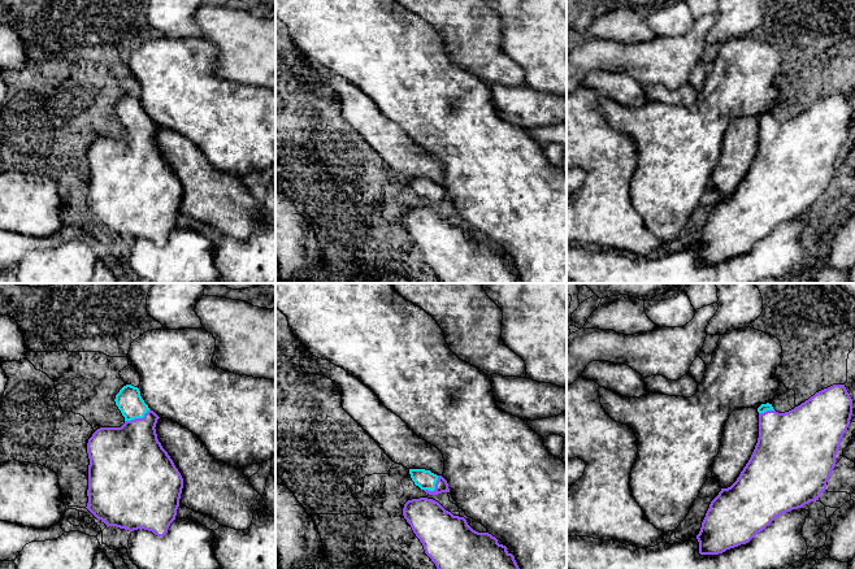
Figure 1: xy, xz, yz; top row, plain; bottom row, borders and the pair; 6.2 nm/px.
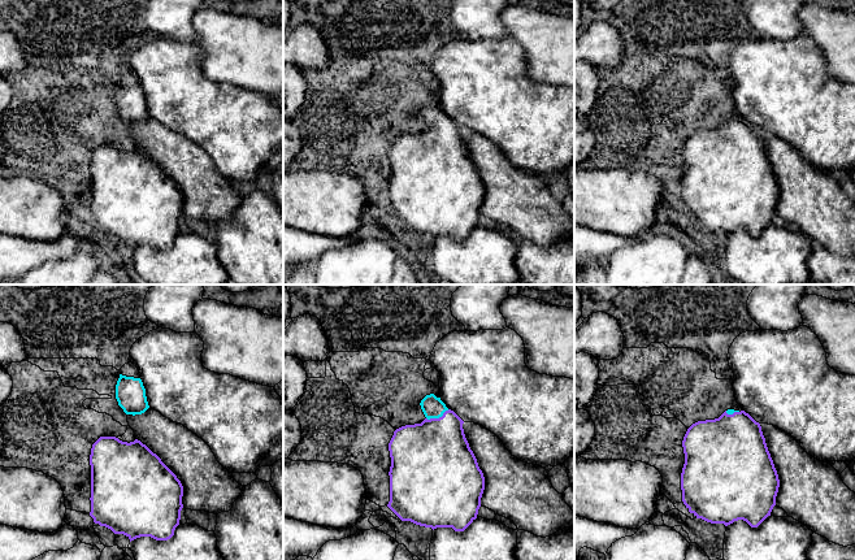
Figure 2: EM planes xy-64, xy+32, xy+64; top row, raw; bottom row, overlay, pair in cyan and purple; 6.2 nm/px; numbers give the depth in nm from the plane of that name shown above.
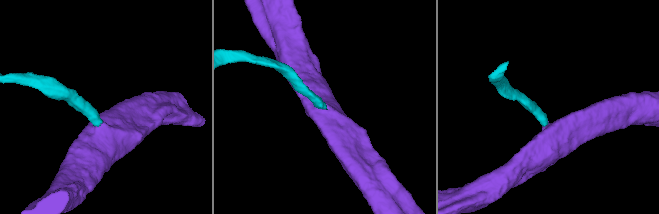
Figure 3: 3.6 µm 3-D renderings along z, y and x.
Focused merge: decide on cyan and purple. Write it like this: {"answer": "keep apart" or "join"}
{"answer": "join"}

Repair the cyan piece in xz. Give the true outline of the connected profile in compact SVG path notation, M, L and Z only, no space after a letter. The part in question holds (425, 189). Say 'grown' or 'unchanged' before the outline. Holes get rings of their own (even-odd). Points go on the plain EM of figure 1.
grown; M409 178L409 183L415 194L429 204L450 201L448 192L442 184L425 178Z

